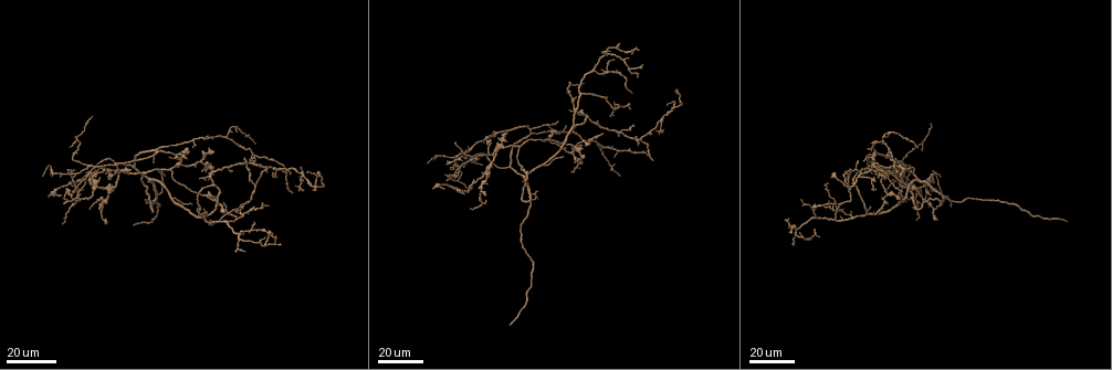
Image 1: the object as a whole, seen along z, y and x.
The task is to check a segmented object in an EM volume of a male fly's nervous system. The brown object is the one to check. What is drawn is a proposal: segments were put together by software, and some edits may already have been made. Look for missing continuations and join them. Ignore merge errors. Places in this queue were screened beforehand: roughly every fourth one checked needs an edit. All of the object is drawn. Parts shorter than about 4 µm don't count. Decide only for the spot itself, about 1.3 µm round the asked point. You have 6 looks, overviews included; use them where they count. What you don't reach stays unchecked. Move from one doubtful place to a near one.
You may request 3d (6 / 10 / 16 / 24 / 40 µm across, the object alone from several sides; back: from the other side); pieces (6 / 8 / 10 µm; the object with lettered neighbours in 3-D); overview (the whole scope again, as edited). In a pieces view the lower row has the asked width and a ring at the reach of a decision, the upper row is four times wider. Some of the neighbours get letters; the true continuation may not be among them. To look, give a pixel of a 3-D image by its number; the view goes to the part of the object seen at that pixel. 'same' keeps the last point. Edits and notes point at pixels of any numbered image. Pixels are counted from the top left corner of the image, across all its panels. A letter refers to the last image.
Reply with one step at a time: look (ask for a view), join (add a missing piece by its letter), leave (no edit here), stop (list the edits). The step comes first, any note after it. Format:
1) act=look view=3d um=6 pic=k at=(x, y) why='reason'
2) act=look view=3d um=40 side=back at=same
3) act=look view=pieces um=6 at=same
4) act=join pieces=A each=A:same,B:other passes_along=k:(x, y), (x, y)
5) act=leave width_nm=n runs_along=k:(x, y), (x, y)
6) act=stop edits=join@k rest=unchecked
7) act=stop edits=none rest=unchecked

act=look view=3d um=40 pic=1 at=(601, 51) why='tapers out'

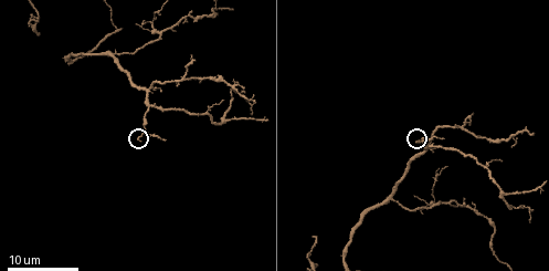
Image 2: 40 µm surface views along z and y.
act=look view=pieces um=10 pic=2 at=(417, 142)

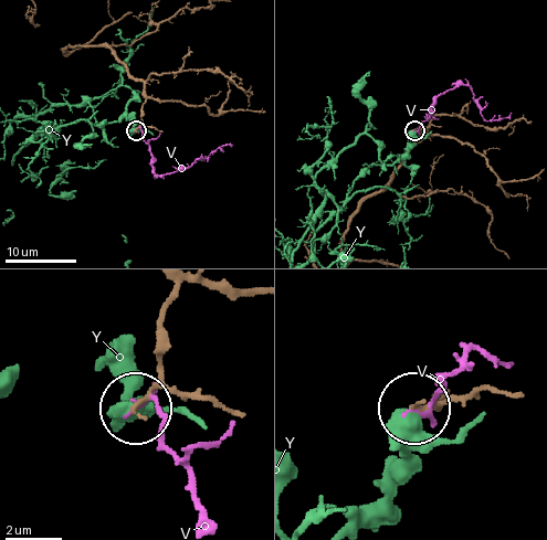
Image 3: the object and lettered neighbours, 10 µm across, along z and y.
act=leave each=V:other,Y:other found='no lettered piece goes on from it'

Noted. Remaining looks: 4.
act=look view=3d um=24 pic=1 at=(270, 165) why='an open end'

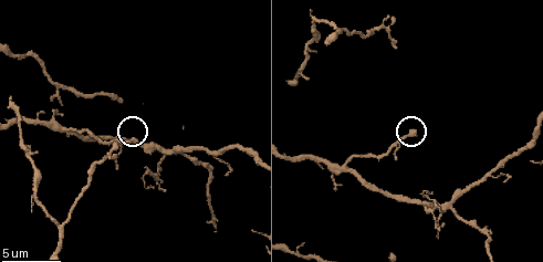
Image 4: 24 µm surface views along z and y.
act=look view=pieces um=10 pic=4 at=(136, 140)

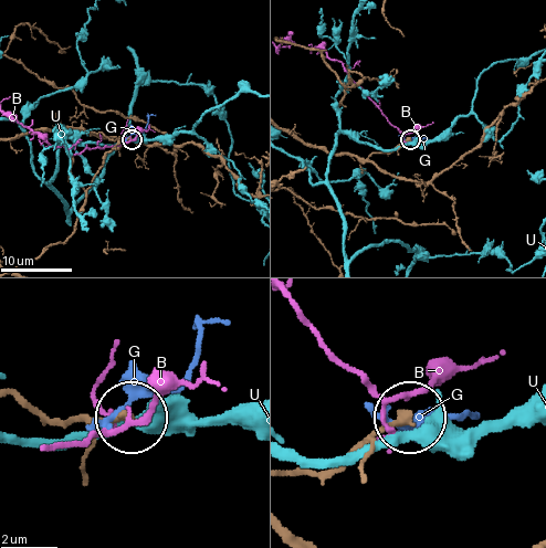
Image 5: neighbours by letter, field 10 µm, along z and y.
act=leave each=B:other,G:other,U:other runs_along=5:(292, 476), (327, 471), (411, 421) found='none of them fits'

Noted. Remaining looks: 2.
act=look view=3d um=24 pic=1 at=(281, 244) why='an open end'

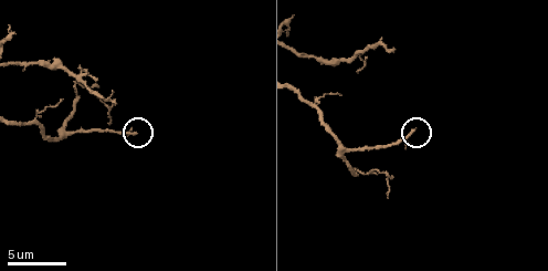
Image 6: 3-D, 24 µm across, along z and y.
act=look view=pieces um=6 pic=6 at=(135, 134)

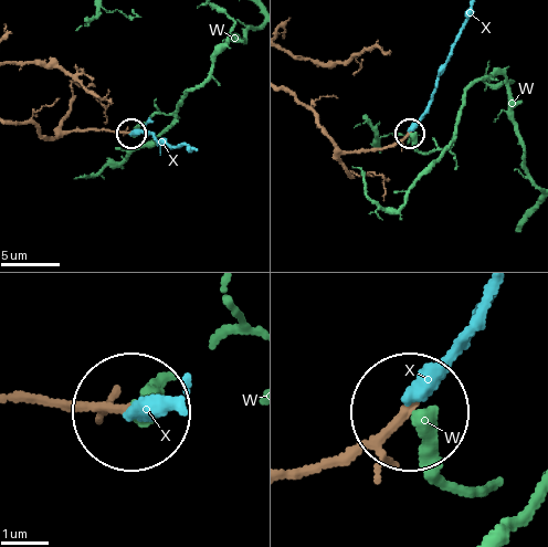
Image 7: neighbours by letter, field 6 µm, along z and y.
act=join pieces=X each=W:other,X:same passes_along=7:(295, 474), (386, 439), (481, 296) found='the neuron continues'

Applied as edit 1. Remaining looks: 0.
act=stop edits=join@7 rest=unchecked

